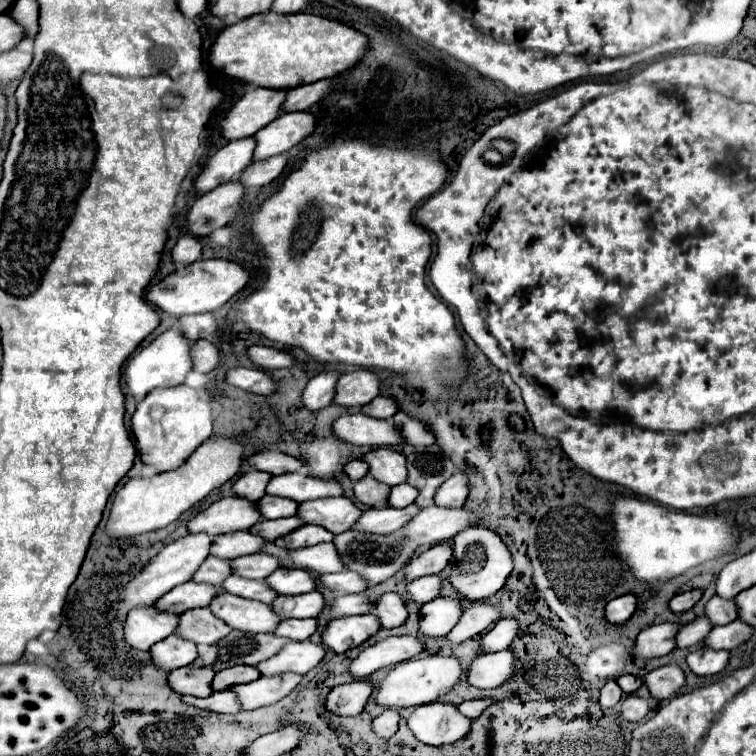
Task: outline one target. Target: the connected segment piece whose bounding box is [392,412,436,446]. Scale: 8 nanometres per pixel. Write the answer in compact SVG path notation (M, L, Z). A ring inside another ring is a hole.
M398 412L392 416L396 428L402 432L402 436L406 438L408 444L414 444L414 446L430 446L436 442L434 438L434 432L430 428L426 428L424 422L420 422L418 418L412 418L408 416L406 412Z

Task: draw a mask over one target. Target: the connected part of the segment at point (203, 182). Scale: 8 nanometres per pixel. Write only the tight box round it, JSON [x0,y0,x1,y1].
[196,138,256,192]

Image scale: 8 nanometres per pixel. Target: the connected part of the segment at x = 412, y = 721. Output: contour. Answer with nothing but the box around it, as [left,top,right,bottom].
[408,702,472,746]

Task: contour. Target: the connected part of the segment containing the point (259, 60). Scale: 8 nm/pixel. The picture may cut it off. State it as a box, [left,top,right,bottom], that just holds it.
[210,14,368,88]

